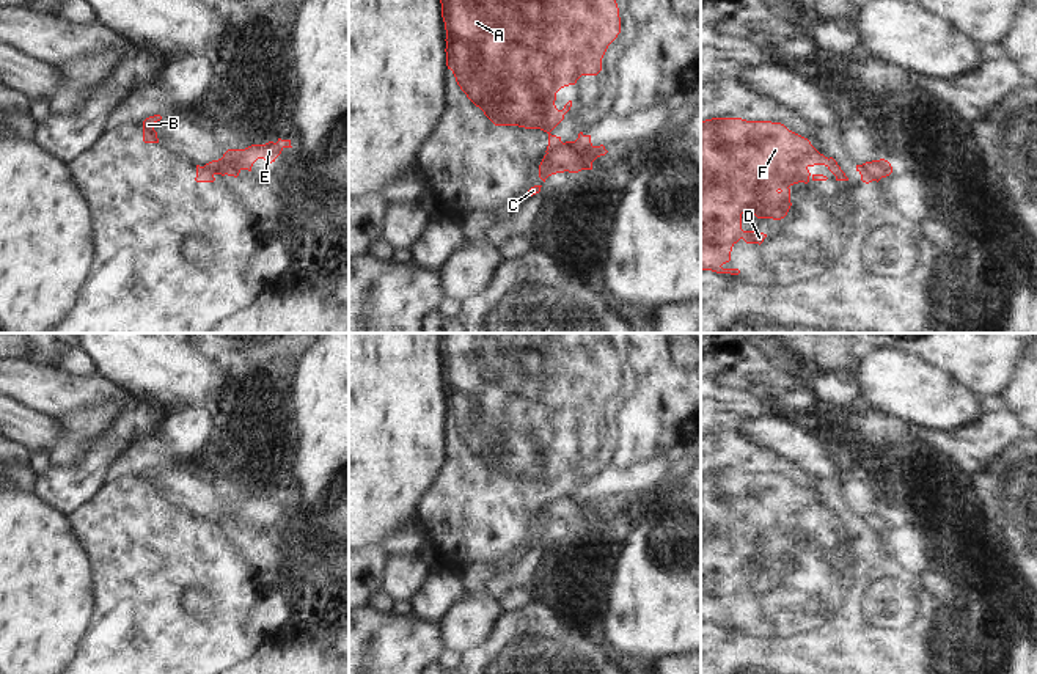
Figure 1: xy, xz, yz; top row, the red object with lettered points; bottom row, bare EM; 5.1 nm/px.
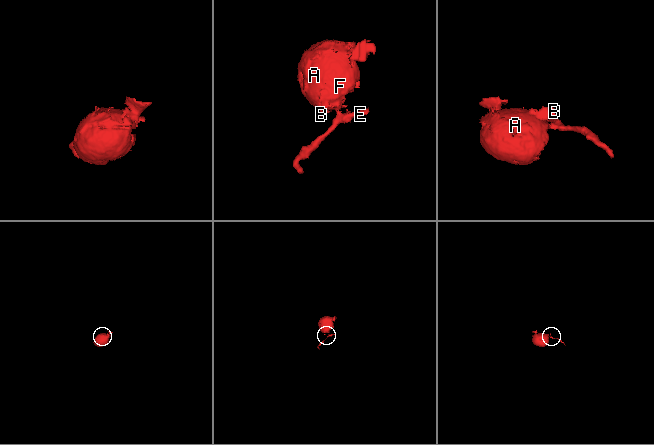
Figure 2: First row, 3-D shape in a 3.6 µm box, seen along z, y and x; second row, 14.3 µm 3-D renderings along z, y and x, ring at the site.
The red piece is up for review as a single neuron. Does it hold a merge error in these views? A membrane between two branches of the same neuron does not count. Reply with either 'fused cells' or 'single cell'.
fused cells

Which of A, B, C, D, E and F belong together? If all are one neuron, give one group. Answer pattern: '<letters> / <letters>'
A B D F / C E

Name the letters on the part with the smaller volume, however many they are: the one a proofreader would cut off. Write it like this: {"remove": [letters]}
{"remove": ["C", "E"]}

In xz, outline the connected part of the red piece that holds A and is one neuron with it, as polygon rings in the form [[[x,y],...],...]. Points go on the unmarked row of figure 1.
[[[443,333],[438,350],[446,382],[446,418],[467,449],[495,478],[547,484],[545,504],[561,498],[561,489],[550,484],[564,471],[572,452],[558,462],[556,445],[575,437],[581,427],[597,427],[608,397],[621,385],[619,360],[605,333]]]

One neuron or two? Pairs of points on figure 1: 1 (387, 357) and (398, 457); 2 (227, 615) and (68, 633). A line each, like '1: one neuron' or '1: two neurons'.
1: one neuron
2: two neurons

